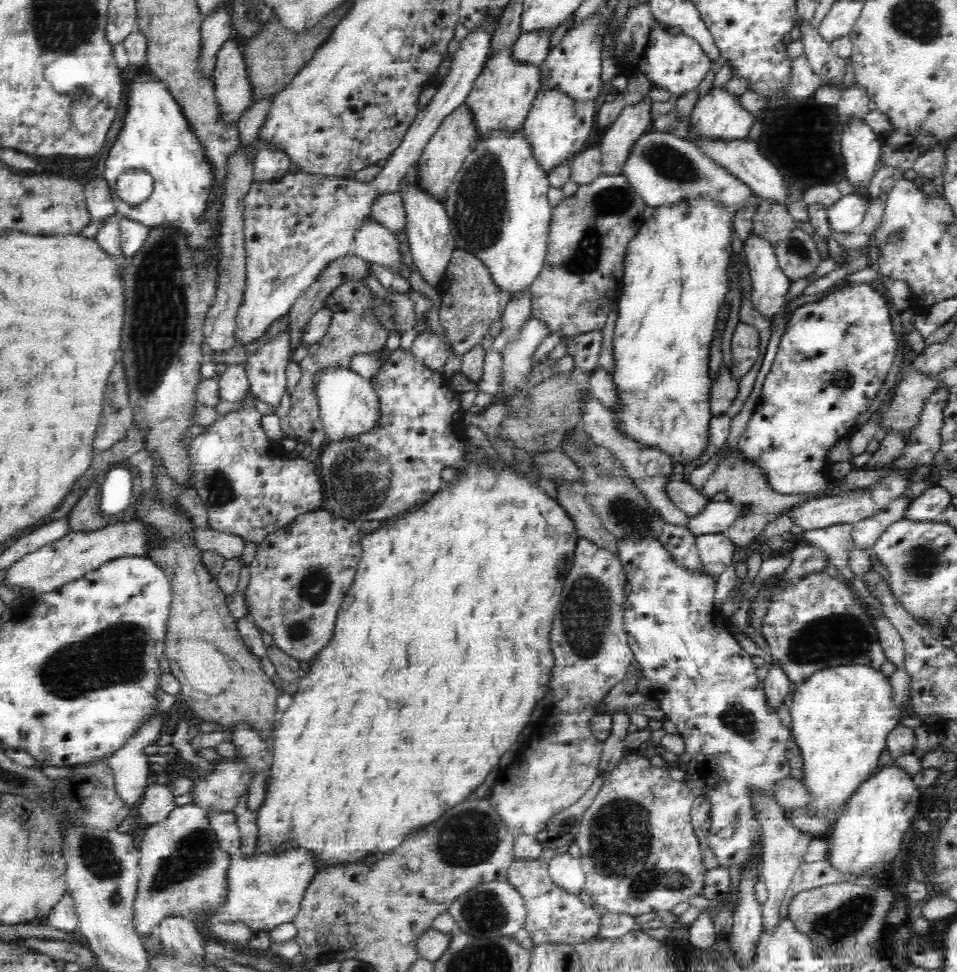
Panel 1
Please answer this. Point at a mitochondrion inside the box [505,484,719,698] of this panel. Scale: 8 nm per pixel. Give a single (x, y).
(582, 622)

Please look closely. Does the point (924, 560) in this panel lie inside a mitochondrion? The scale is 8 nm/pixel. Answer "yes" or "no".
yes

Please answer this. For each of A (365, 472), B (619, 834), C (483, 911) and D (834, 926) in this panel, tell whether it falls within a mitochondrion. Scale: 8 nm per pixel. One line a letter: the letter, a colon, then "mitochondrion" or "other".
A: mitochondrion
B: mitochondrion
C: mitochondrion
D: mitochondrion

